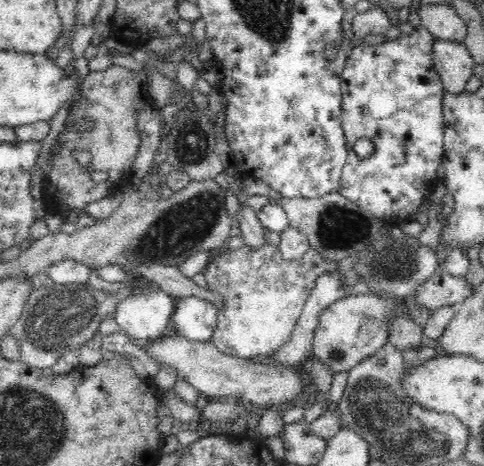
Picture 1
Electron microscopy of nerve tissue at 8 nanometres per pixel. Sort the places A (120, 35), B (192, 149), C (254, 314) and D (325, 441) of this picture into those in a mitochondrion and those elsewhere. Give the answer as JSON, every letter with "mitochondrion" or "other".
{"A":"other","B":"mitochondrion","C":"other","D":"other"}

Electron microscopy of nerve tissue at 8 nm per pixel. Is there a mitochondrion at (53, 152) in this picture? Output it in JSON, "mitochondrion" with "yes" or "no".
{"mitochondrion":"no"}

